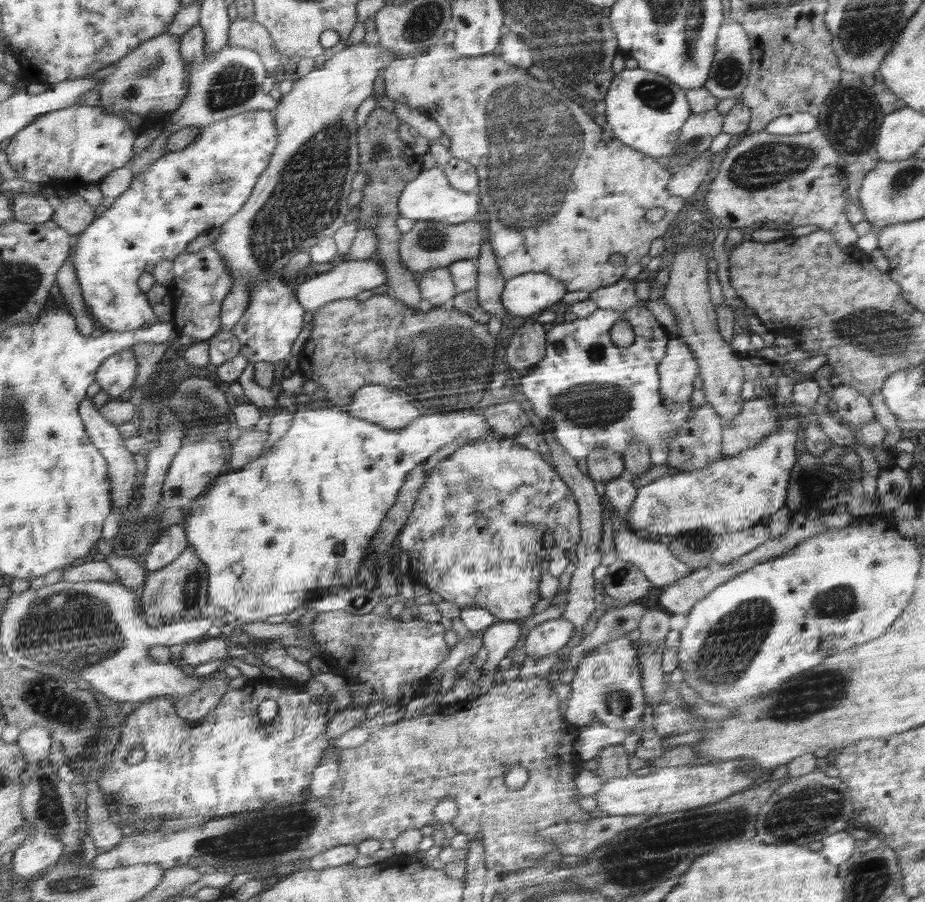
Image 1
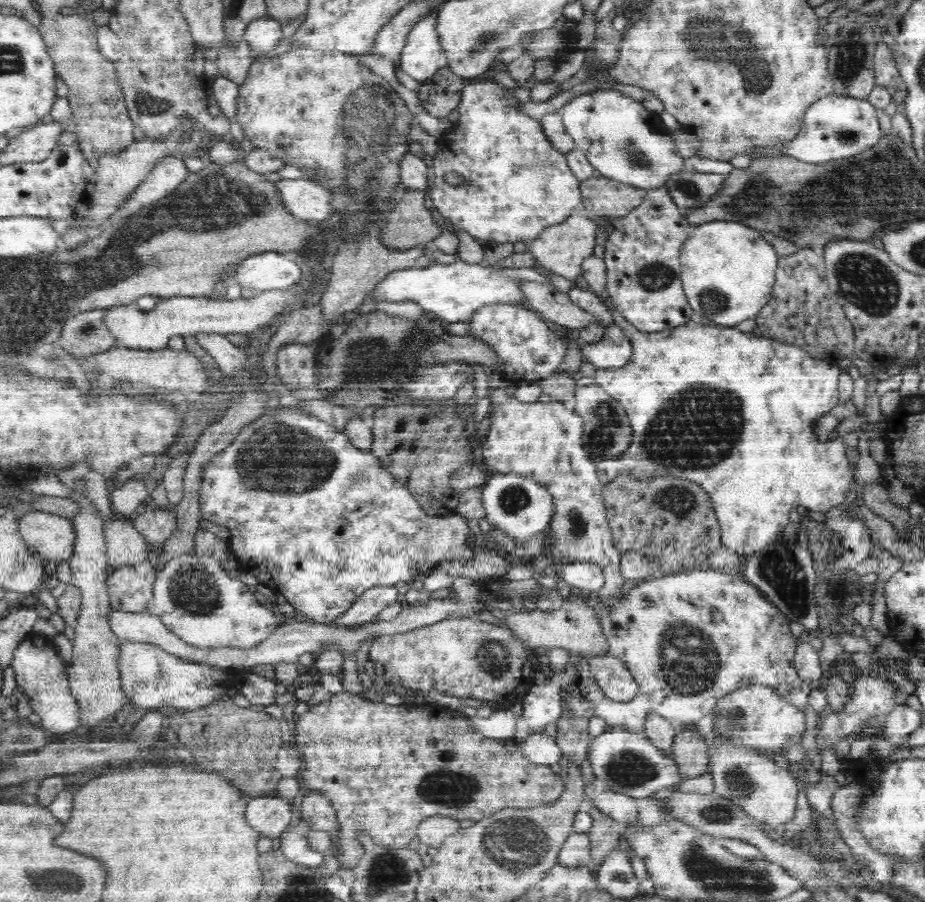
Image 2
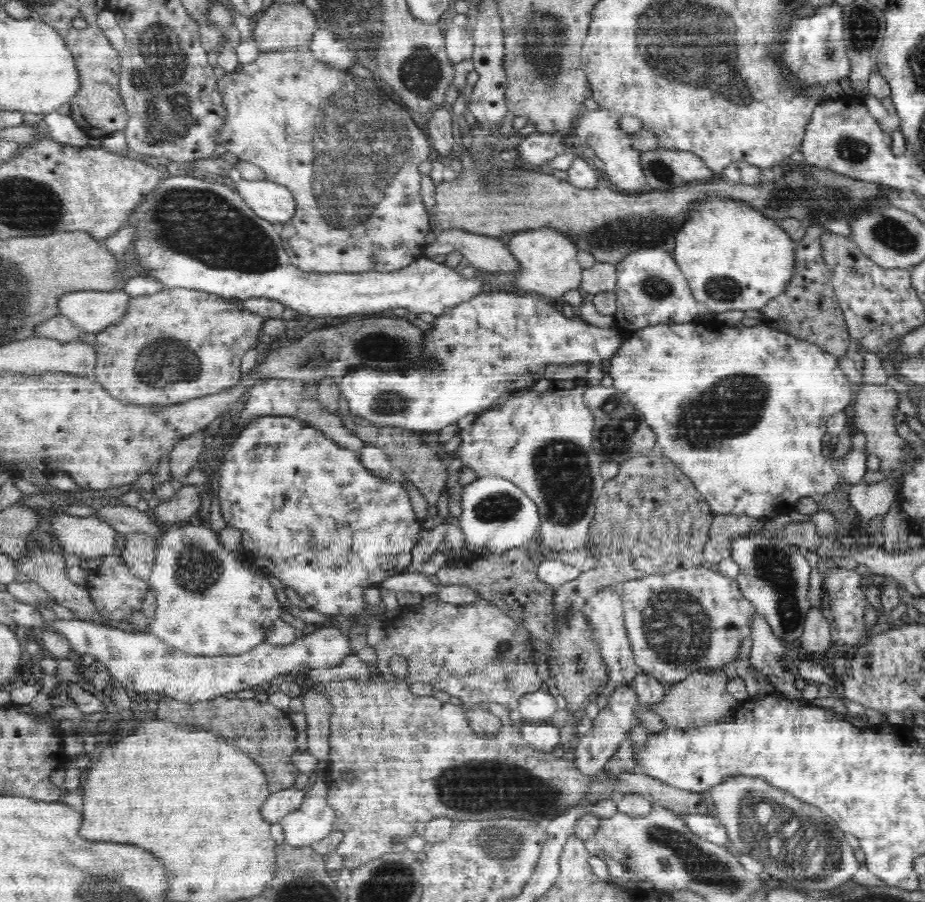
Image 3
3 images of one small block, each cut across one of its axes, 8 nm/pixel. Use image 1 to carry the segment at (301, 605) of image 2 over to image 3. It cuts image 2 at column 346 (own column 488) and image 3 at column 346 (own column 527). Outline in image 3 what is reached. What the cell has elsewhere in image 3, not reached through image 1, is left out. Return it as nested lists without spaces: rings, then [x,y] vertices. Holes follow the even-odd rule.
[[[261,416],[248,421],[246,427],[238,434],[238,438],[230,444],[230,450],[226,452],[223,460],[220,462],[218,502],[220,502],[221,514],[226,521],[227,526],[234,526],[242,533],[242,545],[244,545],[244,560],[250,564],[258,564],[262,573],[276,577],[280,583],[286,584],[286,588],[292,588],[296,591],[304,602],[312,608],[312,611],[320,614],[342,614],[342,616],[356,616],[366,608],[364,601],[365,591],[370,588],[378,588],[384,580],[403,574],[412,563],[412,550],[418,543],[418,534],[422,531],[422,522],[414,513],[414,508],[410,503],[410,497],[404,487],[404,484],[397,476],[388,478],[378,477],[370,472],[362,464],[360,452],[350,450],[348,447],[338,445],[338,442],[326,434],[310,426],[301,419],[291,416]]]

